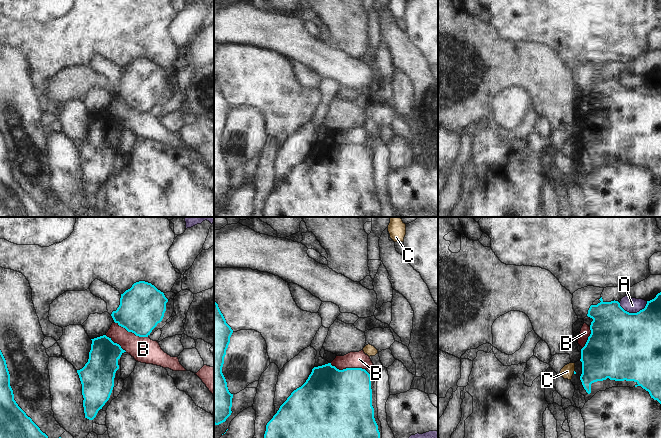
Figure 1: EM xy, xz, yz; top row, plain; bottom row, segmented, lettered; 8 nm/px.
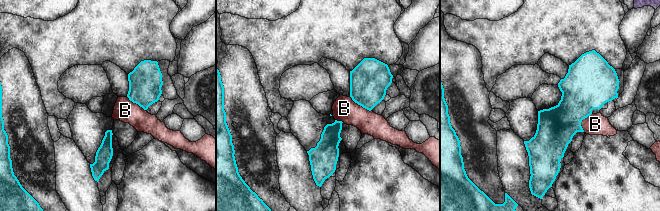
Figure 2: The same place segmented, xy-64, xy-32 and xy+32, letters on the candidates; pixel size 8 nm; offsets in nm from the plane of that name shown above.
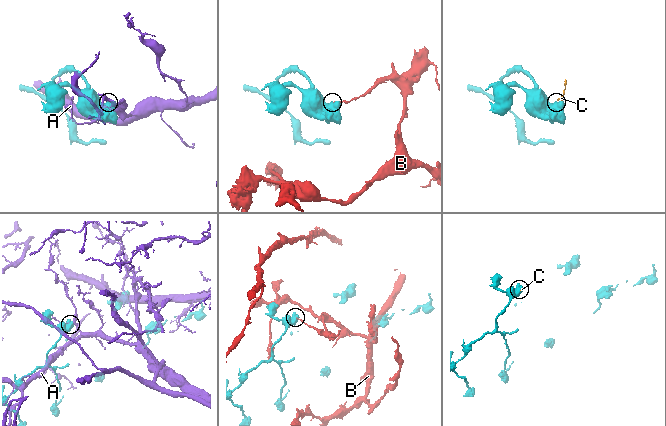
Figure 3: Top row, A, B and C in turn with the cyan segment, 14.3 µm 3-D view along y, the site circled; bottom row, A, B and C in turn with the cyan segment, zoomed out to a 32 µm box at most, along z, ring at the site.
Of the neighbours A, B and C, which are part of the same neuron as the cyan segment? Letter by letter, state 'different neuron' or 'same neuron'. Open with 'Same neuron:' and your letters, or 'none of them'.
Same neuron: none of them
A: different neuron
B: different neuron
C: different neuron

